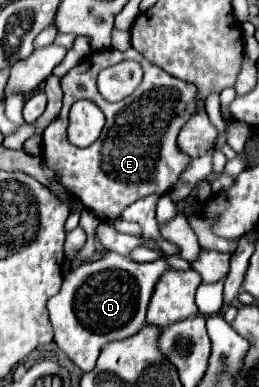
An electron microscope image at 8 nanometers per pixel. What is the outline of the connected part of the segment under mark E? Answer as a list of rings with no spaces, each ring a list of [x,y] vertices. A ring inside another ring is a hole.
[[[129,48],[125,52],[107,50],[87,56],[61,78],[61,86],[65,92],[63,108],[43,132],[43,160],[51,170],[55,170],[57,180],[101,220],[109,222],[119,218],[123,208],[145,196],[167,194],[189,168],[191,158],[185,152],[179,152],[177,136],[185,126],[185,120],[191,118],[191,108],[199,108],[195,84],[151,66],[137,50]],[[123,60],[137,60],[141,64],[145,72],[143,82],[121,102],[107,102],[97,90],[97,74],[99,70]],[[77,100],[95,102],[107,118],[103,136],[99,136],[89,148],[77,148],[67,140],[67,114]]]

